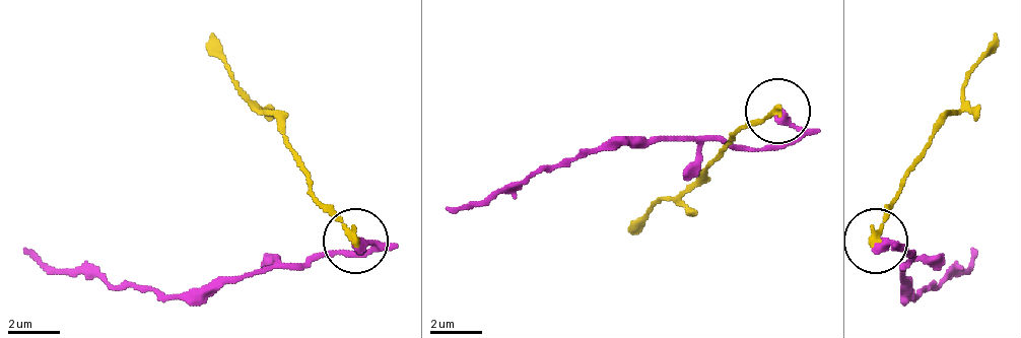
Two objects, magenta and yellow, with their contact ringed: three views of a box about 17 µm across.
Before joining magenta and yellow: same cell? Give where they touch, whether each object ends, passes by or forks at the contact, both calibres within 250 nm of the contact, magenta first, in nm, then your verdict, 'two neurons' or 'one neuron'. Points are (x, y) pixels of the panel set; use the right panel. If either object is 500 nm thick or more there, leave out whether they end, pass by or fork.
(875, 241) | magenta ends | yellow ends | 380/220 nm | two neurons

